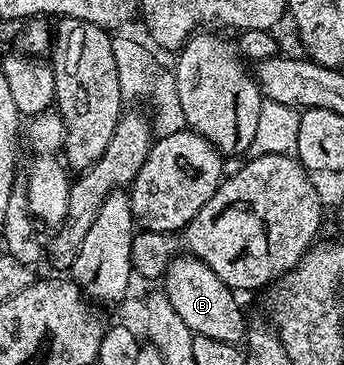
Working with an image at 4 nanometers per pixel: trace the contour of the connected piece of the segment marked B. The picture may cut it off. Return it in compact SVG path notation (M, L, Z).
M191 255L173 257L164 270L162 284L162 291L170 299L170 307L178 311L192 334L233 343L245 340L246 316L236 302L237 294L226 283L222 283L222 279L218 279L218 275L214 275L214 271L204 261Z

